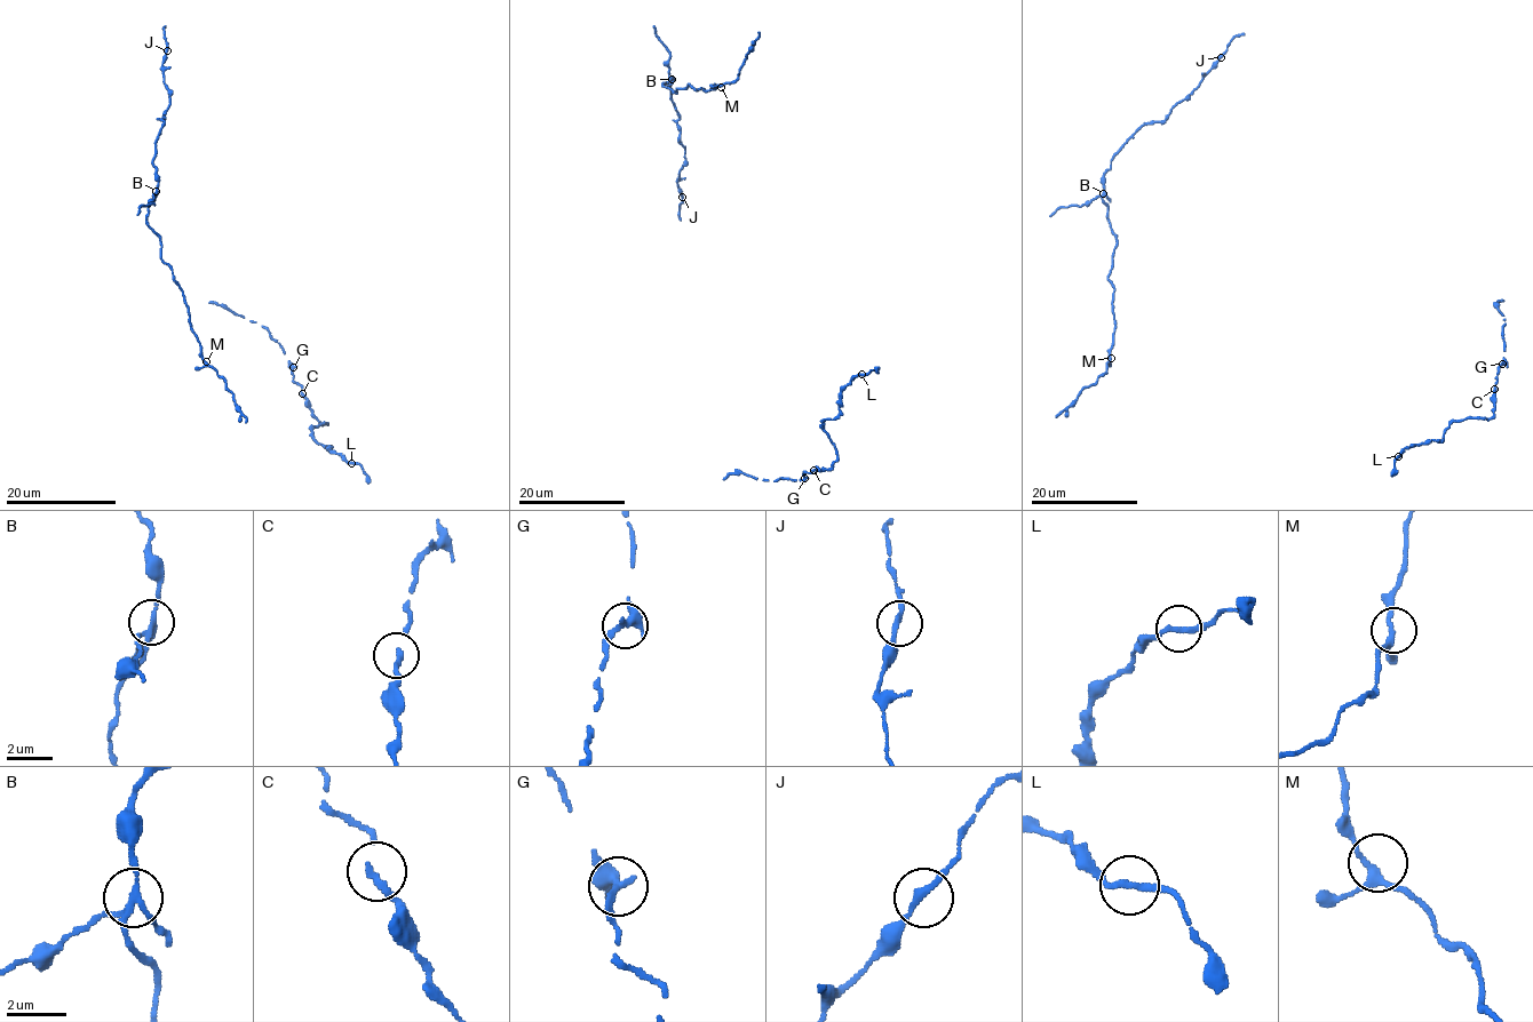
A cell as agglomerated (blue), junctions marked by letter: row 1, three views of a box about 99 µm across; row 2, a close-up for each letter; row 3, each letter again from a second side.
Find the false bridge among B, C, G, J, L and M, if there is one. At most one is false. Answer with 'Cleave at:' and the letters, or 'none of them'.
Cleave at: B

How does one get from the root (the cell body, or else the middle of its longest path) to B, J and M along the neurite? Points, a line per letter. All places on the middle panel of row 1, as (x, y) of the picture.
B: (681, 88), (675, 93), (662, 85), (672, 80)
J: (681, 88), (675, 93), (662, 84), (673, 80), (667, 87), (684, 148), (677, 182), (682, 197)
M: (681, 88), (689, 84), (696, 90), (721, 87)

